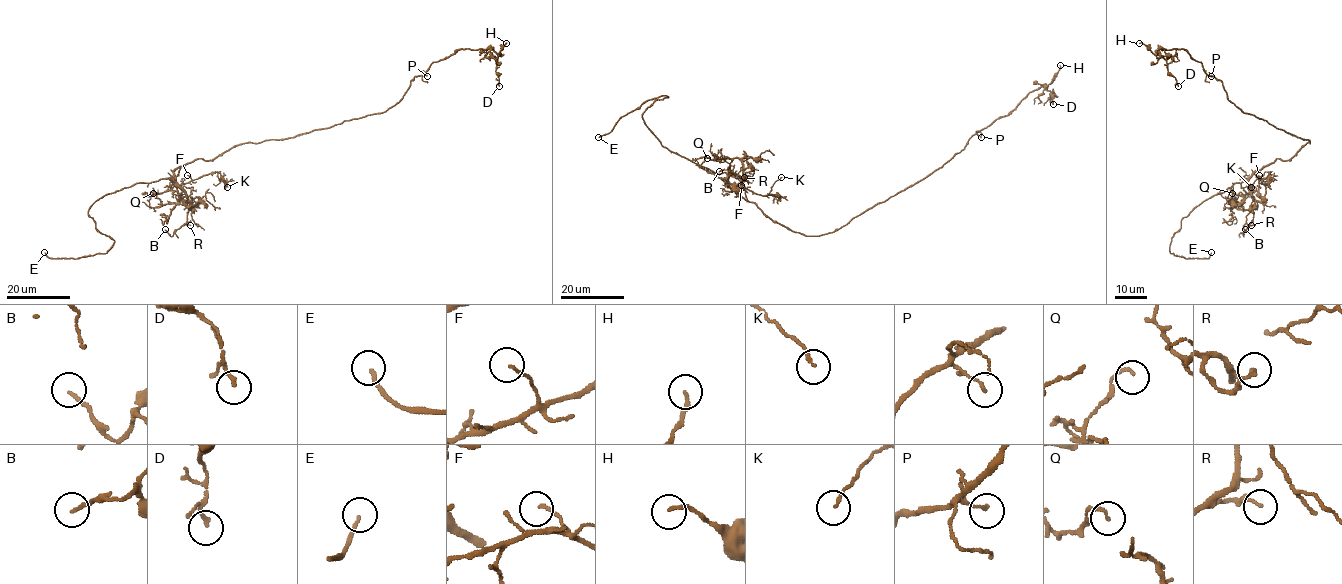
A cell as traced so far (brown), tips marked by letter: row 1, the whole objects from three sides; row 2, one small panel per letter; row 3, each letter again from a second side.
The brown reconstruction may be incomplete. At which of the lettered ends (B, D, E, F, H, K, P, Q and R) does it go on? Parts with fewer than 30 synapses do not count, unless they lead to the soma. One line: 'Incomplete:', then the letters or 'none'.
Incomplete: E

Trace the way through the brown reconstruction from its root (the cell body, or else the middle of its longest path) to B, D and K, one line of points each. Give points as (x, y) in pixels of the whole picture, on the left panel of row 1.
B: (249, 142), (234, 145), (209, 160), (186, 163), (173, 171), (190, 209), (187, 221), (171, 236), (165, 229)
D: (249, 142), (294, 137), (384, 112), (401, 99), (415, 77), (460, 49), (492, 48), (498, 55), (499, 86)
K: (249, 142), (173, 171), (184, 201), (177, 188), (215, 171), (227, 187)

